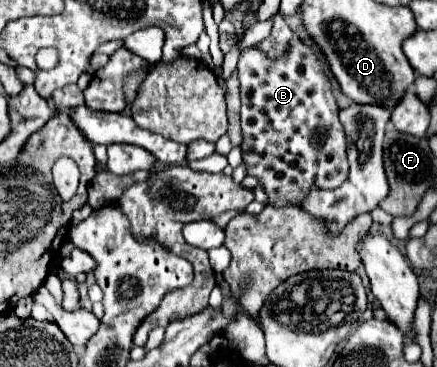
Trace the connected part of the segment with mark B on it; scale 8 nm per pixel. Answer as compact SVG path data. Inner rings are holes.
M293 41L281 59L271 61L263 51L249 47L241 53L237 73L241 83L243 161L247 165L247 173L259 177L259 183L269 195L269 203L299 205L311 185L317 185L321 189L339 187L349 173L345 133L337 117L339 105L331 93L327 65L319 49L303 41Z

